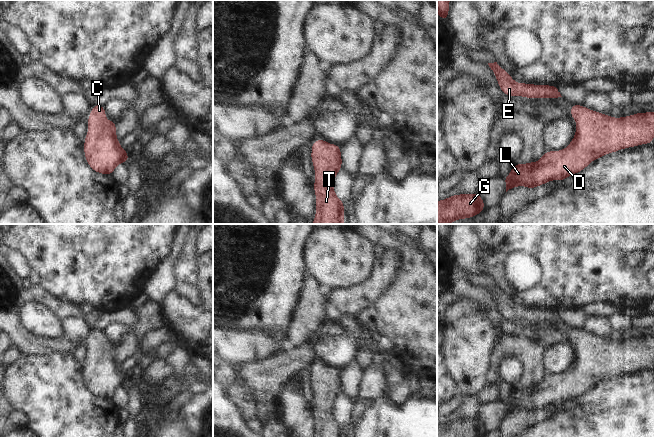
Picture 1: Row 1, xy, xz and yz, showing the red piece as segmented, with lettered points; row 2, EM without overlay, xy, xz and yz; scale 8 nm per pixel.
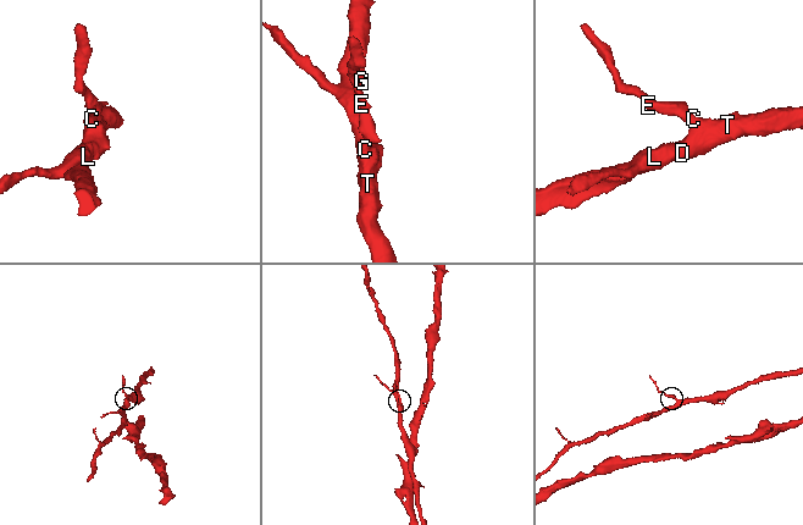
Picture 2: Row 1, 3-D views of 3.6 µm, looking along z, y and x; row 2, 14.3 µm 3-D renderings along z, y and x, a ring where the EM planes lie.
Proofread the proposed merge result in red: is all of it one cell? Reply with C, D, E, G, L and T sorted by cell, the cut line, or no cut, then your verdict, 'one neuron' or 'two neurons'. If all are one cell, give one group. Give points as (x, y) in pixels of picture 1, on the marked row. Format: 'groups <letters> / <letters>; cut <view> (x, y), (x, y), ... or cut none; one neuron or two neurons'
groups C D E G L T; cut none; one neuron

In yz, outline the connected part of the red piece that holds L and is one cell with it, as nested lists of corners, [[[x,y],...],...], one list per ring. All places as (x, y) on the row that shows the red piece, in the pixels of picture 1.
[[[573,104],[569,111],[573,120],[577,122],[577,128],[568,147],[560,151],[545,150],[543,156],[537,162],[514,164],[510,174],[503,177],[506,192],[517,186],[524,186],[533,190],[535,187],[544,185],[549,181],[564,181],[567,177],[583,171],[593,160],[599,159],[608,153],[642,144],[652,145],[654,112],[639,112],[630,116],[614,118],[578,104]]]

